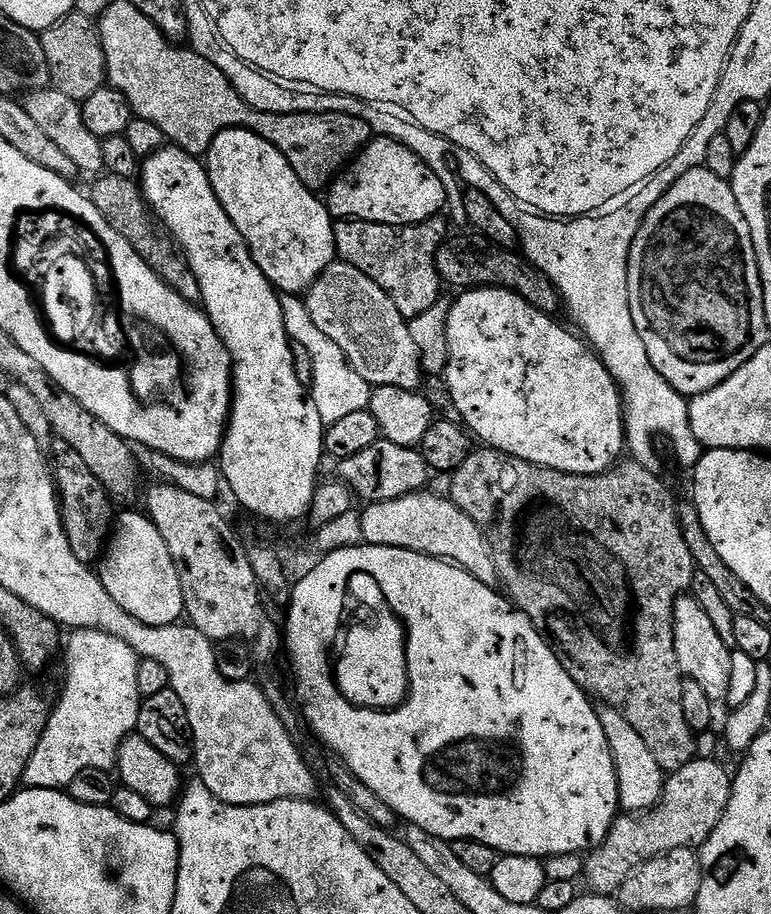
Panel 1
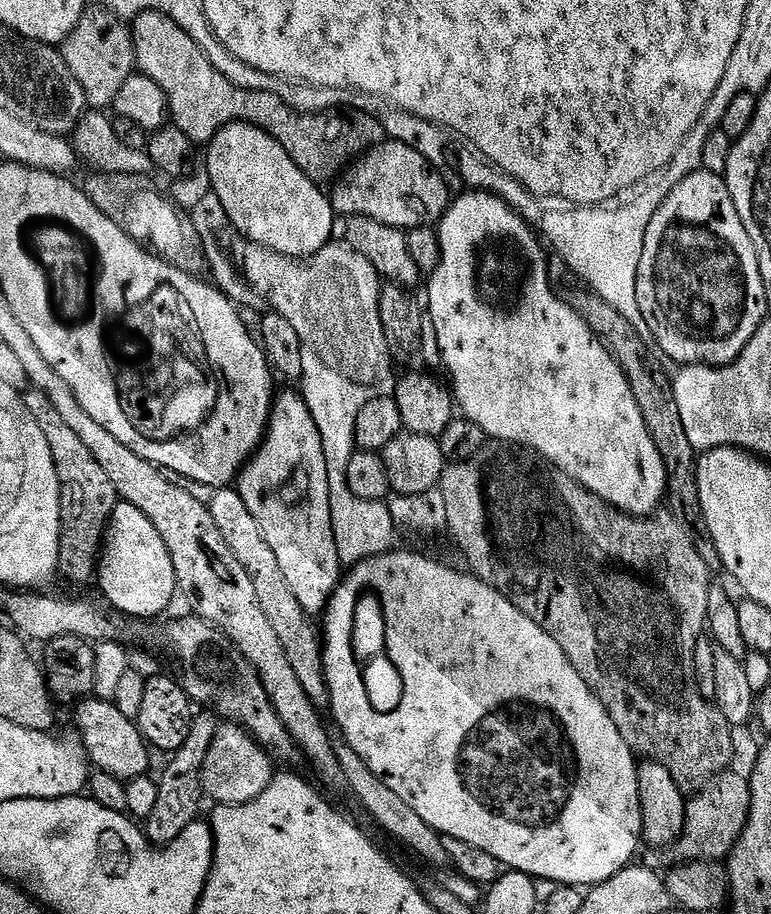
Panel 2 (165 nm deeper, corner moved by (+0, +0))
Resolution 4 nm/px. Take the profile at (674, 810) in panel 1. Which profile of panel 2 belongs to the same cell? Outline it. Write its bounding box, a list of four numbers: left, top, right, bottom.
[671,770,752,864]

